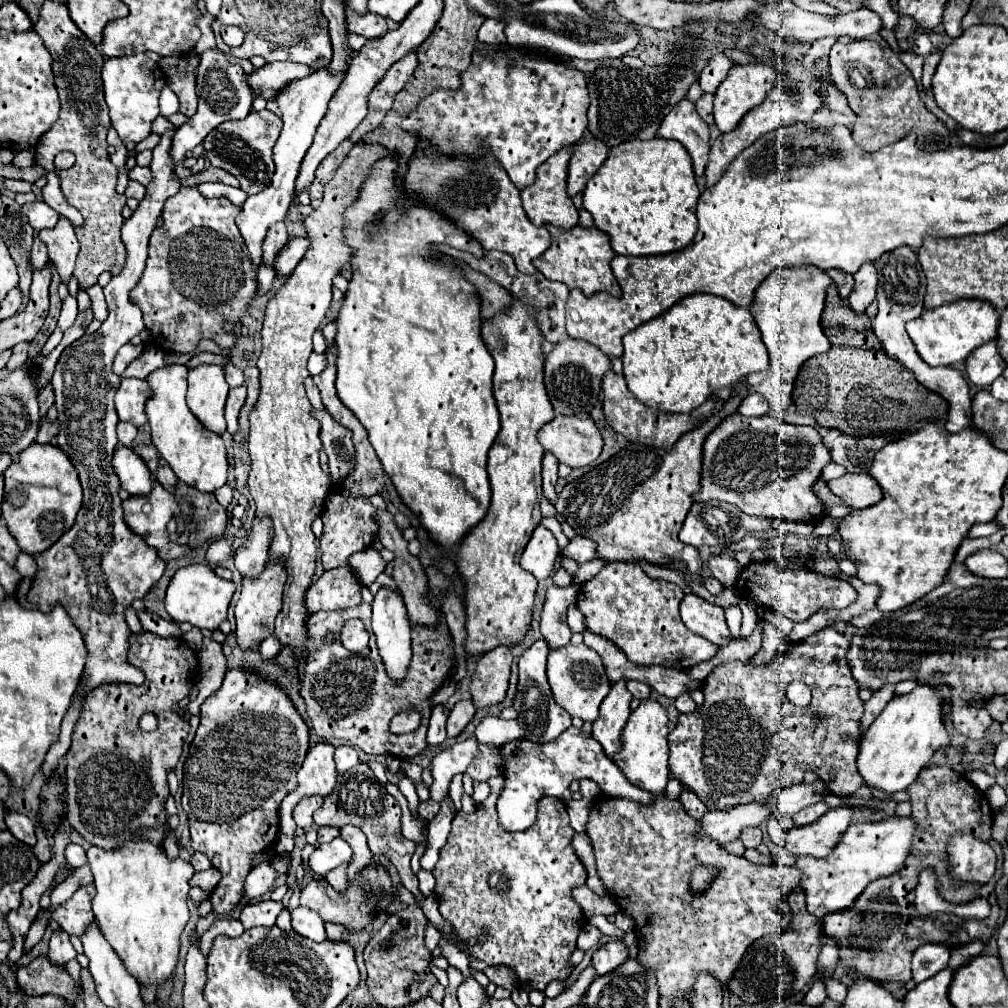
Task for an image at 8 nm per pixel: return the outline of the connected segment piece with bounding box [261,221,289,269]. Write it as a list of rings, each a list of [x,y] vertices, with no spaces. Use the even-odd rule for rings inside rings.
[[[280,221],[268,229],[267,235],[265,235],[265,241],[263,241],[263,247],[261,247],[261,249],[263,249],[261,259],[263,259],[263,263],[265,263],[267,267],[275,269],[275,257],[277,257],[279,249],[281,249],[287,241],[289,241],[289,235],[287,235],[284,221]]]

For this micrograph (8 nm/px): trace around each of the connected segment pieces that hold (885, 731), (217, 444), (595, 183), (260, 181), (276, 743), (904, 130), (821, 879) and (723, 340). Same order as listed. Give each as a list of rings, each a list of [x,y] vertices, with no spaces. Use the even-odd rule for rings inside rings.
[[[917,685],[911,693],[895,695],[889,701],[861,739],[857,767],[869,787],[879,787],[889,795],[907,789],[935,751],[949,743],[943,723],[943,703],[941,689],[933,685]]]
[[[165,365],[153,371],[147,379],[153,395],[145,403],[145,411],[151,425],[151,439],[159,455],[171,465],[177,479],[205,493],[213,493],[227,481],[227,449],[217,433],[209,433],[193,413],[189,413],[185,393],[187,393],[187,367],[185,365]]]
[[[659,137],[649,141],[633,139],[611,149],[609,159],[597,171],[597,177],[593,177],[583,191],[583,207],[593,215],[595,227],[611,237],[617,255],[667,255],[685,249],[693,241],[697,233],[695,205],[699,195],[691,157],[681,143]]]
[[[263,109],[263,111],[251,111],[249,117],[241,119],[241,121],[225,121],[221,123],[217,129],[213,129],[203,145],[205,145],[205,151],[207,151],[207,159],[213,167],[221,167],[225,171],[229,171],[235,179],[239,179],[241,183],[241,189],[247,193],[247,195],[255,195],[263,189],[269,187],[269,181],[273,177],[273,157],[271,157],[271,151],[273,151],[273,145],[277,141],[281,133],[281,119]]]
[[[231,669],[227,671],[223,685],[201,705],[201,723],[195,739],[189,747],[189,755],[183,765],[183,809],[189,819],[191,847],[205,853],[211,859],[213,869],[221,873],[219,885],[211,891],[209,901],[213,905],[213,915],[229,915],[245,899],[243,883],[253,861],[267,853],[279,837],[279,805],[283,797],[297,787],[297,771],[303,765],[305,753],[309,749],[309,727],[295,711],[287,695],[259,679],[255,673]],[[273,815],[273,839],[269,837]]]
[[[839,37],[829,51],[829,67],[833,81],[845,93],[849,107],[859,117],[851,131],[863,149],[877,151],[895,139],[905,137],[907,133],[915,133],[919,137],[919,145],[929,147],[929,151],[949,147],[951,133],[947,131],[945,123],[925,107],[911,71],[887,45],[873,39],[857,41]]]
[[[899,815],[873,823],[853,823],[831,855],[823,859],[797,857],[797,867],[805,875],[801,887],[807,895],[807,911],[821,919],[825,913],[853,907],[853,901],[861,895],[867,883],[901,869],[905,857],[909,855],[909,845],[913,843],[915,827],[917,825],[911,817]]]
[[[689,295],[675,303],[667,313],[651,319],[623,337],[623,375],[629,391],[643,405],[667,413],[689,413],[709,395],[723,387],[735,387],[747,375],[769,367],[769,351],[761,341],[761,333],[753,315],[745,307],[737,307],[731,301],[717,295]]]

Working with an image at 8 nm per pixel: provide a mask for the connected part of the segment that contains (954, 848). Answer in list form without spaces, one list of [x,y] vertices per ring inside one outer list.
[[[953,835],[947,853],[951,873],[957,881],[987,883],[995,873],[995,851],[973,835]]]

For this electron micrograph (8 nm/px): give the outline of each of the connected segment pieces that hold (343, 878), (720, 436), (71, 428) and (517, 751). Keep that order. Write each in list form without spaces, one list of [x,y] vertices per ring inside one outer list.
[[[341,865],[341,867],[333,869],[333,871],[329,871],[325,879],[333,885],[335,891],[339,891],[343,895],[347,893],[347,865]]]
[[[739,413],[723,419],[717,429],[705,439],[703,445],[703,475],[701,491],[693,497],[695,501],[725,501],[737,505],[743,513],[767,519],[793,519],[793,521],[819,521],[827,513],[823,503],[813,493],[813,485],[821,475],[821,469],[831,463],[831,453],[823,445],[821,435],[813,427],[791,425],[771,415],[743,417]]]
[[[173,131],[163,133],[159,145],[153,149],[153,181],[147,185],[147,197],[139,203],[139,209],[121,229],[121,237],[127,245],[127,263],[125,269],[111,277],[107,287],[103,287],[109,317],[101,323],[97,333],[85,333],[81,339],[73,341],[65,353],[61,353],[51,379],[61,427],[57,445],[67,453],[79,473],[83,487],[83,507],[75,525],[53,547],[35,555],[39,565],[37,575],[23,579],[15,593],[17,603],[25,609],[49,613],[57,603],[63,605],[75,627],[81,631],[89,649],[89,659],[81,677],[81,701],[85,699],[85,693],[89,693],[89,689],[97,689],[97,685],[145,683],[141,669],[129,665],[127,659],[131,629],[125,621],[125,609],[131,607],[135,599],[143,599],[165,573],[165,561],[157,555],[157,549],[145,545],[145,541],[141,541],[141,537],[137,537],[137,533],[133,533],[123,519],[123,501],[119,497],[121,483],[113,475],[113,451],[119,443],[119,417],[115,413],[113,397],[119,389],[121,377],[111,371],[111,365],[119,347],[129,343],[129,339],[145,329],[143,313],[129,301],[129,293],[143,275],[149,237],[157,227],[163,203],[179,191],[179,181],[173,177],[173,167],[169,161],[171,137]]]
[[[575,727],[565,729],[555,741],[537,745],[527,739],[517,739],[501,745],[501,757],[503,757],[503,789],[497,799],[497,815],[501,821],[501,827],[515,833],[525,831],[535,823],[537,817],[537,801],[543,795],[553,795],[561,801],[569,799],[569,783],[573,779],[593,779],[603,793],[617,795],[631,799],[643,807],[649,807],[655,799],[667,797],[645,793],[645,789],[635,787],[629,783],[629,779],[617,769],[617,765],[603,753],[603,747],[585,731],[579,731]]]

